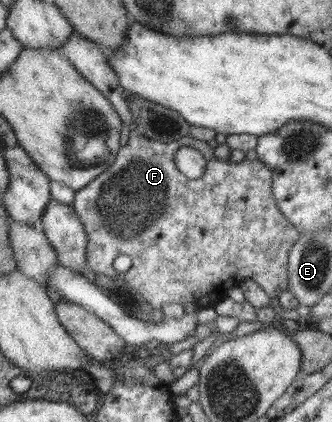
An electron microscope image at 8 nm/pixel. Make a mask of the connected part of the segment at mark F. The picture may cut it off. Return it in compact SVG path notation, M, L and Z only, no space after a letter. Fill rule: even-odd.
M75 32L68 36L68 40L59 50L82 78L110 101L120 120L126 122L129 128L126 146L119 148L106 170L75 191L71 203L86 233L86 265L94 274L104 274L112 279L128 282L154 309L160 309L160 306L170 302L176 302L180 306L193 304L198 309L214 307L216 301L227 297L226 292L229 289L238 286L245 279L252 279L269 297L286 291L288 250L298 238L299 231L286 221L276 206L271 192L270 169L258 158L240 162L217 160L212 153L213 148L190 136L182 138L181 143L196 148L204 155L206 170L203 178L186 178L174 162L174 153L180 144L154 142L136 130L130 110L126 107L129 94L118 83L117 74L106 61L105 50ZM120 254L128 255L131 262L129 269L123 273L114 271L112 267L112 261Z

